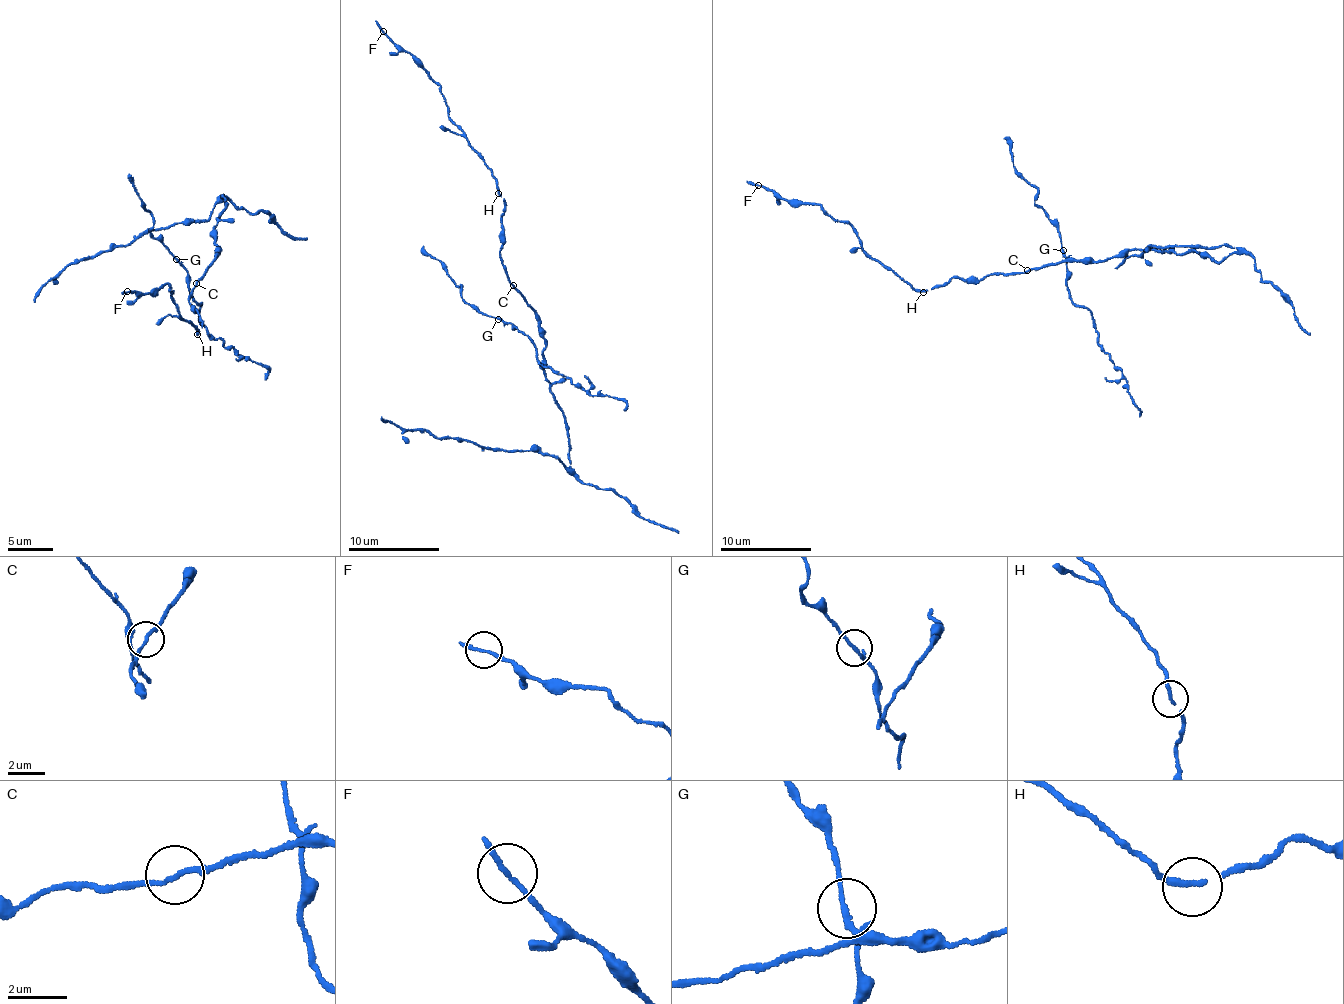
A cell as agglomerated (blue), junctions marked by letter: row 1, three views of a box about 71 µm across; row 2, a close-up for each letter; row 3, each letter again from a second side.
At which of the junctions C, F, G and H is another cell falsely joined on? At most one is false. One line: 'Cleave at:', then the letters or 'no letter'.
Cleave at: no letter

